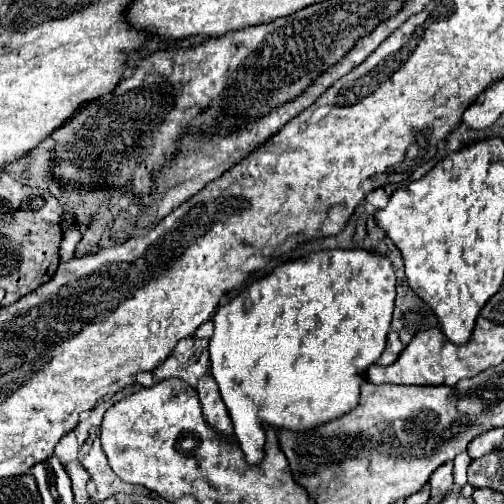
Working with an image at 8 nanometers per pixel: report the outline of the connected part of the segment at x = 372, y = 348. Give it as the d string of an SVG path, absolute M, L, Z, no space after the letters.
M312 252L306 258L292 260L248 284L238 298L228 306L218 308L212 318L214 334L210 338L210 370L248 464L254 466L264 460L264 424L276 430L304 432L318 424L332 422L358 406L366 368L380 358L386 346L396 298L394 282L396 278L390 260L378 258L372 252Z

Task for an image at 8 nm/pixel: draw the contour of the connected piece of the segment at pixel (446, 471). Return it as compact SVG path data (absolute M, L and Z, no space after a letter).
M444 464L444 468L438 468L430 476L428 484L430 484L430 496L446 494L452 488L452 484L454 484L454 480L452 480L452 464Z

